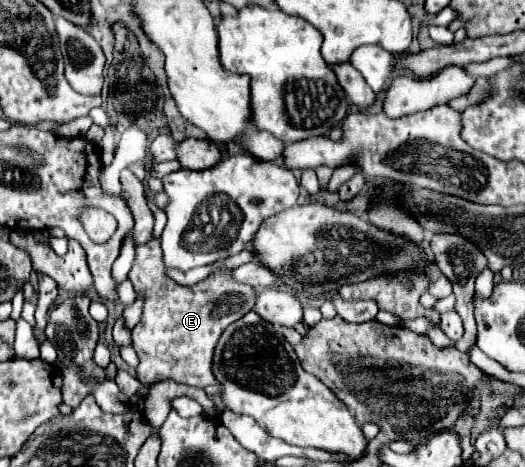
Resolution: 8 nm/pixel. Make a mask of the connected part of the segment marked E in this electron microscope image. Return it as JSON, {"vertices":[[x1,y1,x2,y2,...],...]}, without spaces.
{"vertices":[[160,239,138,245,136,265,130,271,130,281,136,293,144,295,142,319,132,329,134,349,140,357,136,379,144,387,172,379,176,383,204,389,216,383,212,373,212,359,222,331,254,309,256,289,238,283,232,277,232,269,216,269,194,287,178,285,166,275,164,269]]}

